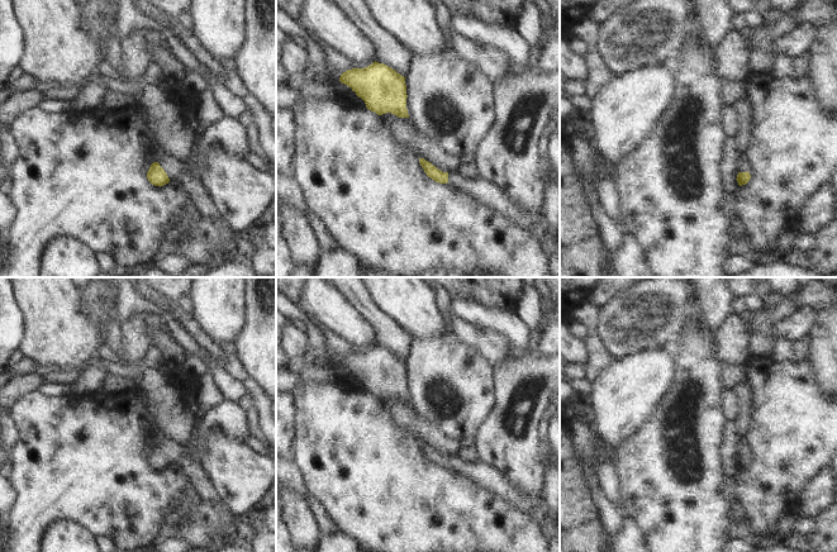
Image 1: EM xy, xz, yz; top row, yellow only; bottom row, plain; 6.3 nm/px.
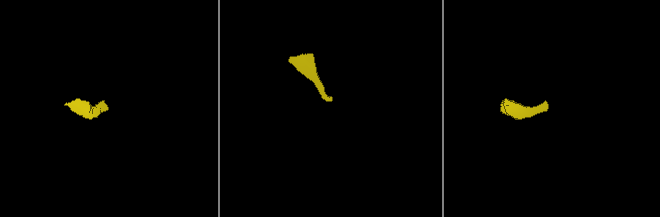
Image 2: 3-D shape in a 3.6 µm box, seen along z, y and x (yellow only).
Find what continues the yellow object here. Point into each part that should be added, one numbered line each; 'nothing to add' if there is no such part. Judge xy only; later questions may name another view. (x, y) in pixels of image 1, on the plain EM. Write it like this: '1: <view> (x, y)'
1: xy (227, 419)

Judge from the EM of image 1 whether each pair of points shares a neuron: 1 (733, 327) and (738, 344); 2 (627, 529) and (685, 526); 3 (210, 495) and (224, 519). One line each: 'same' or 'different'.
1: same
2: different
3: different

